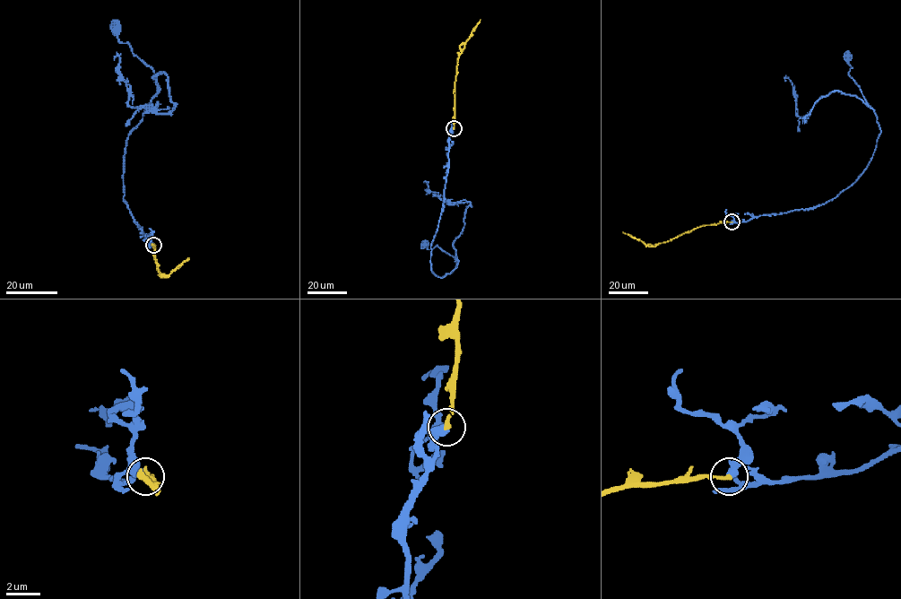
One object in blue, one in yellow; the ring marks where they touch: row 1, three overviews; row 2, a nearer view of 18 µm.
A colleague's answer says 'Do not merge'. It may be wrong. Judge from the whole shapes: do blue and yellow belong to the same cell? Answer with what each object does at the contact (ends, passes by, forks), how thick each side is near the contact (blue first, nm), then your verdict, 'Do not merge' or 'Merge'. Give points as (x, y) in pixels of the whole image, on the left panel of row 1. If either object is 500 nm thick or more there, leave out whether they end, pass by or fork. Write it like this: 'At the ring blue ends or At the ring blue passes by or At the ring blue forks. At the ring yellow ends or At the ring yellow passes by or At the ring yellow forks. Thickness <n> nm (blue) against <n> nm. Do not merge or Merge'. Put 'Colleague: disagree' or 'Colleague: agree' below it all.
At the ring blue ends. At the ring yellow ends. Thickness 480 nm (blue) against 200 nm. Do not merge
Colleague: agree

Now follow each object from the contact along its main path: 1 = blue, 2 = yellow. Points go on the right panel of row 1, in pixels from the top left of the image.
1: (732, 221), (820, 205), (848, 187), (867, 167), (880, 129), (874, 110), (848, 74), (853, 68), (847, 58)
2: (732, 221), (698, 227), (656, 246), (646, 246), (622, 232)

